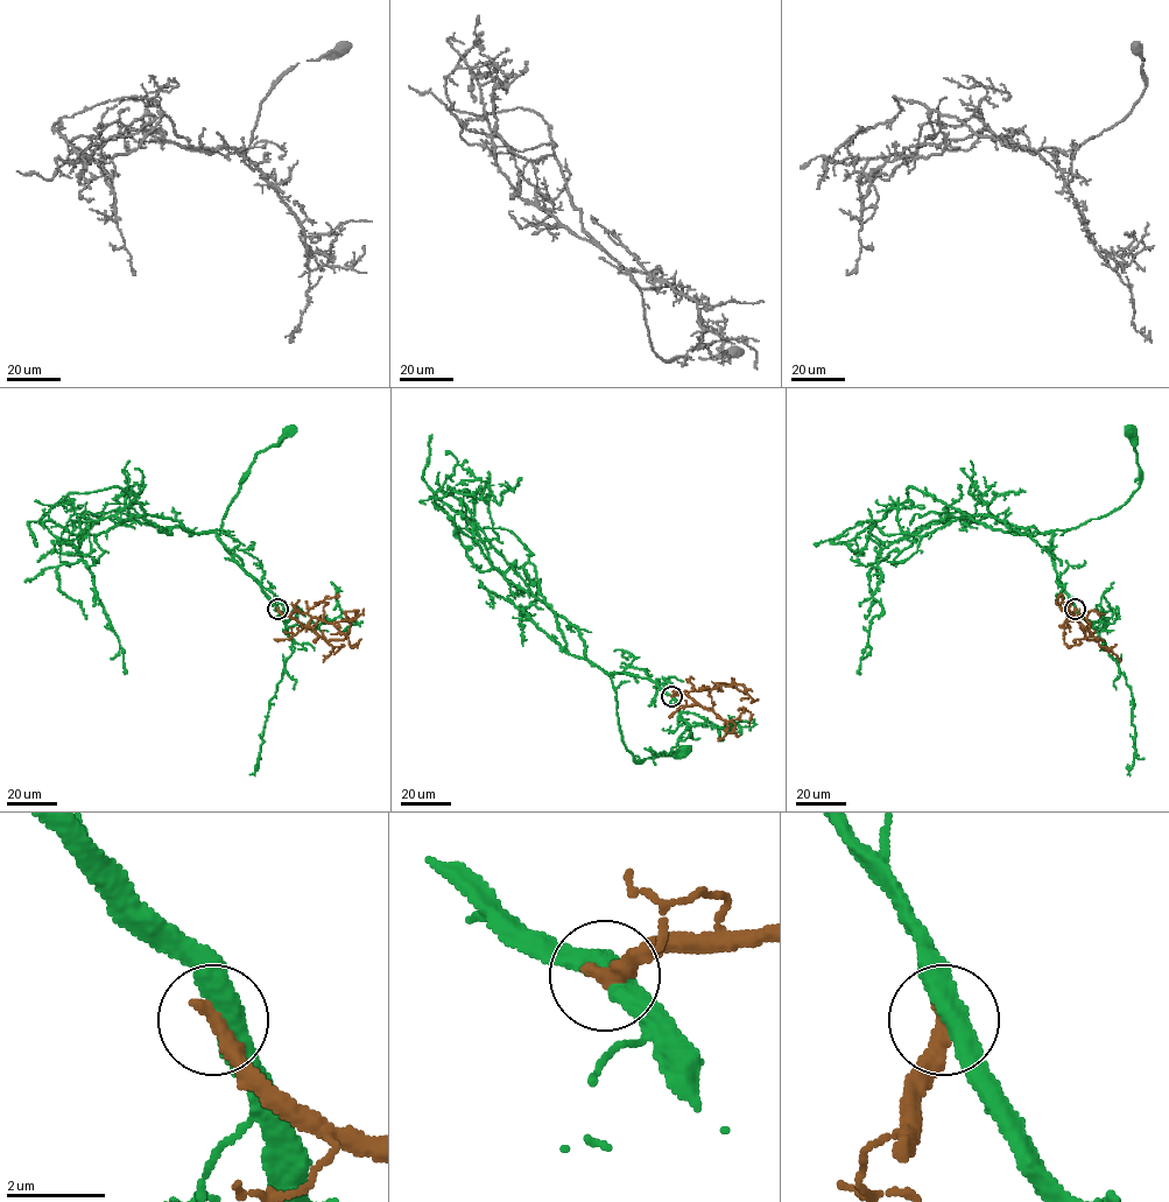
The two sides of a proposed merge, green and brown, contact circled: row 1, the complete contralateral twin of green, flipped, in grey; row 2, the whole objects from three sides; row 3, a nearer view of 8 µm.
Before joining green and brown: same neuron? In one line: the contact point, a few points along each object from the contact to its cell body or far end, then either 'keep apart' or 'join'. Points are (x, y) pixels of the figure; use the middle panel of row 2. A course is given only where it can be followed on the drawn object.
at (671, 696); green runs (671, 696), (648, 679), (625, 673), (610, 675), (622, 744), (634, 759), (682, 752); brown runs (671, 696), (687, 694), (726, 721), (737, 718), (745, 709), (740, 709), (751, 714), (748, 725); keep apart

